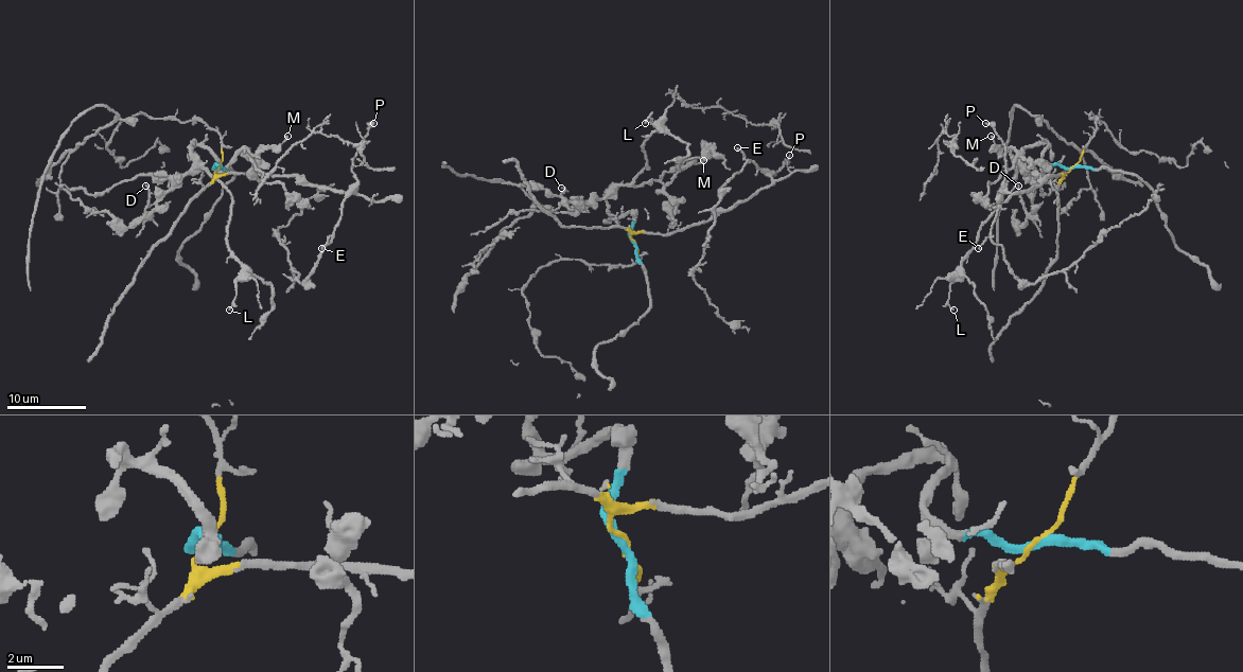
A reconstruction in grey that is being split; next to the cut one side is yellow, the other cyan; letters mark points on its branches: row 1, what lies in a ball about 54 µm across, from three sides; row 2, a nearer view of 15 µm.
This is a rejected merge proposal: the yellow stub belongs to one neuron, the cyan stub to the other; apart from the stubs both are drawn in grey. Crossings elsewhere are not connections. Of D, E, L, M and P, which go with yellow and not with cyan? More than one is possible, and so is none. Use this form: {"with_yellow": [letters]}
{"with_yellow": ["E", "P"]}

